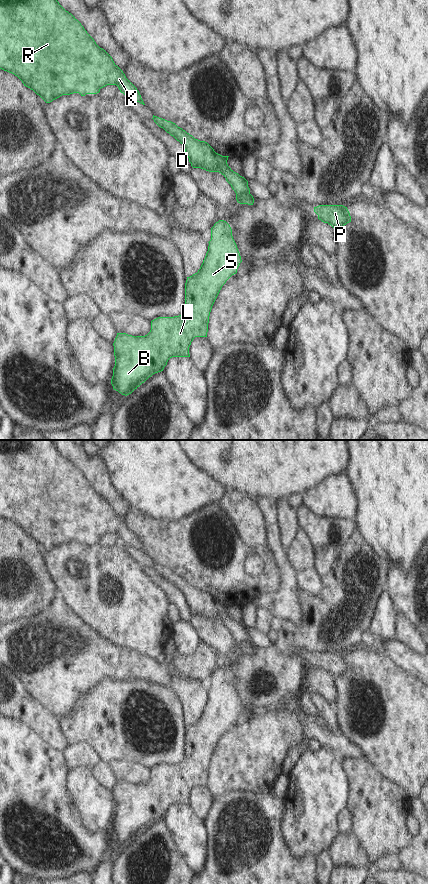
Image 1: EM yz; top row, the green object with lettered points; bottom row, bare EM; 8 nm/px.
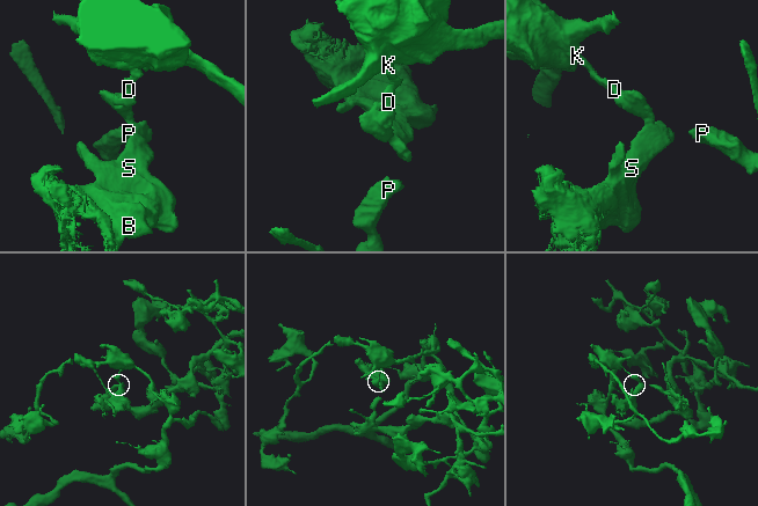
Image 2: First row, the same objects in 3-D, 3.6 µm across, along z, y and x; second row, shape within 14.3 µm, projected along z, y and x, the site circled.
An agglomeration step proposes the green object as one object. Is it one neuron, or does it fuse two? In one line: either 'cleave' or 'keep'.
cleave

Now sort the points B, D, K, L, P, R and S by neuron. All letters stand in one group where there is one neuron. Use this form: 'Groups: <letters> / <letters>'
Groups: B L P S / D K R

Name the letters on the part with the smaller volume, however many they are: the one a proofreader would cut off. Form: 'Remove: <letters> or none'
Remove: B, L, P, S

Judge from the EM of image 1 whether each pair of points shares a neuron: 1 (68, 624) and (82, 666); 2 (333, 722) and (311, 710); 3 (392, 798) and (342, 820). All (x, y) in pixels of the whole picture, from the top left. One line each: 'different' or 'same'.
1: same
2: different
3: different

